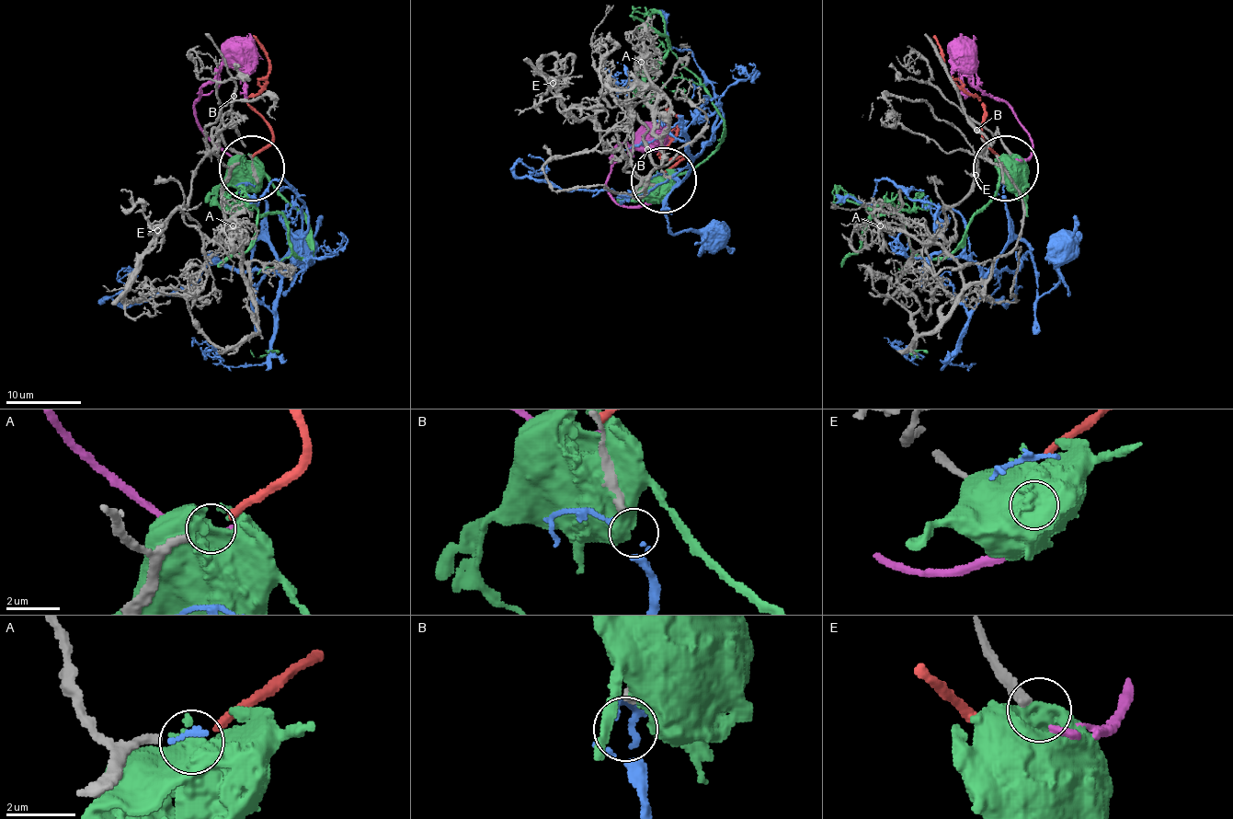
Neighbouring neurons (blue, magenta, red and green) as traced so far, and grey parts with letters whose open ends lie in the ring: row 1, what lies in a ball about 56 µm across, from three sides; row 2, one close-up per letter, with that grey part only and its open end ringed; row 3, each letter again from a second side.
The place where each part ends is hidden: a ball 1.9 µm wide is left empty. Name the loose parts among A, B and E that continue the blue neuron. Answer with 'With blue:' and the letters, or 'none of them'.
With blue: none of them

